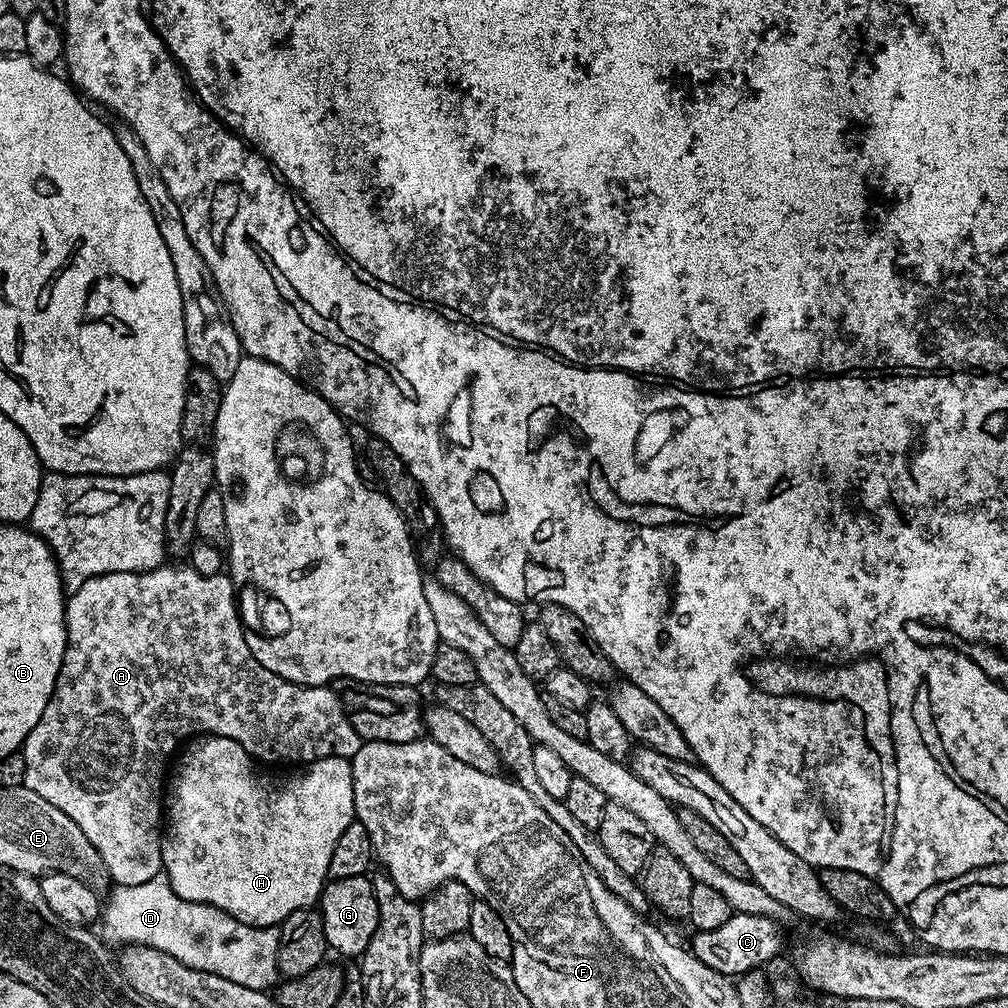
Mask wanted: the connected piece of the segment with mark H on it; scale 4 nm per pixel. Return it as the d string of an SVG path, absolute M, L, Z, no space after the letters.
M201 735L191 742L183 745L179 753L180 761L175 761L174 771L170 776L170 783L166 788L166 827L162 832L162 872L167 876L174 894L178 898L209 904L226 914L230 914L238 922L246 922L255 928L270 928L278 926L294 910L313 907L319 901L320 893L329 879L328 867L330 854L334 854L334 846L338 846L338 838L342 838L342 830L356 820L356 807L354 806L354 782L352 781L352 761L342 756L327 756L321 760L313 760L303 770L296 770L293 776L271 776L271 771L261 770L254 763L251 756L238 742L225 736Z

